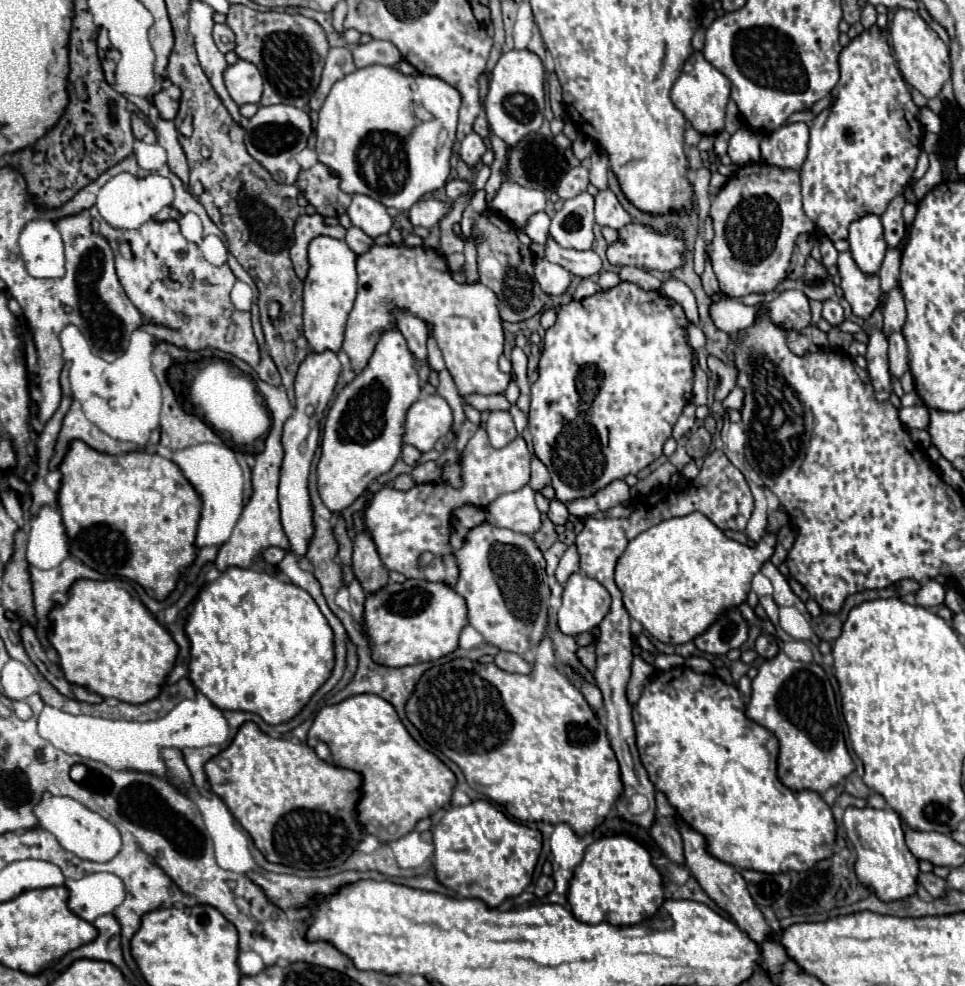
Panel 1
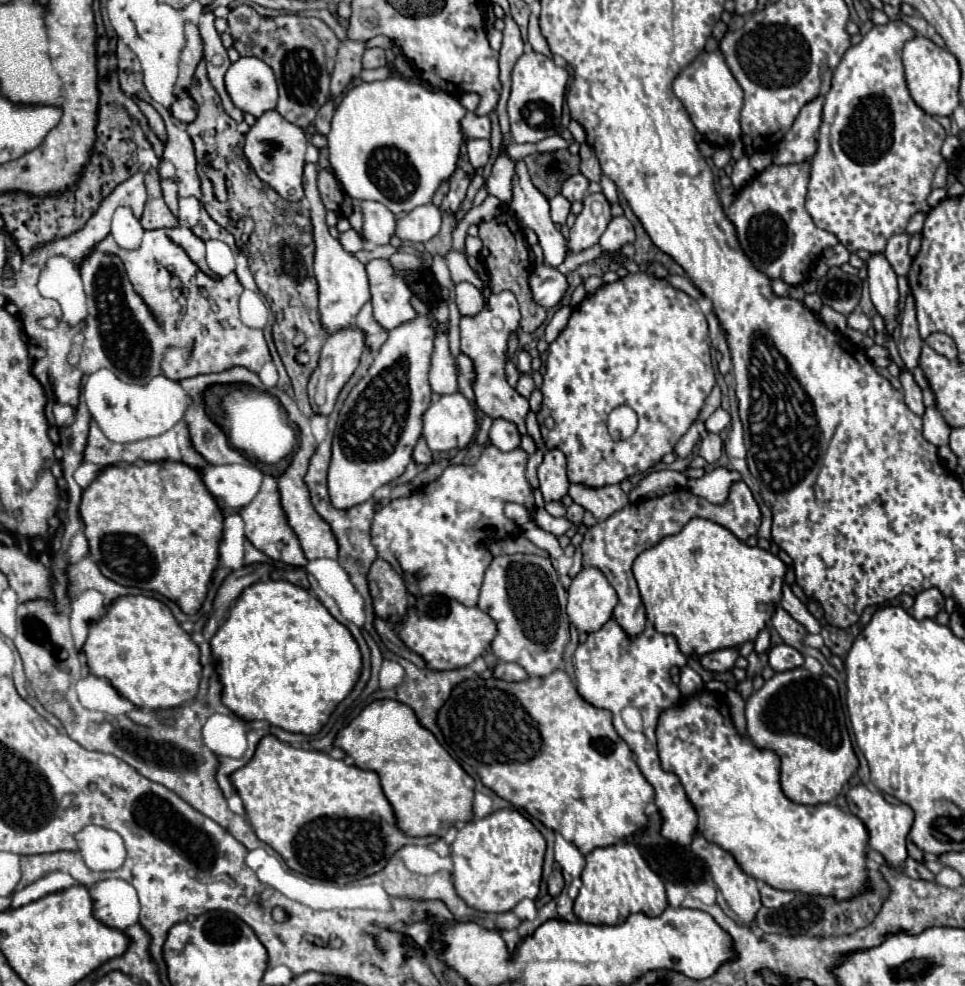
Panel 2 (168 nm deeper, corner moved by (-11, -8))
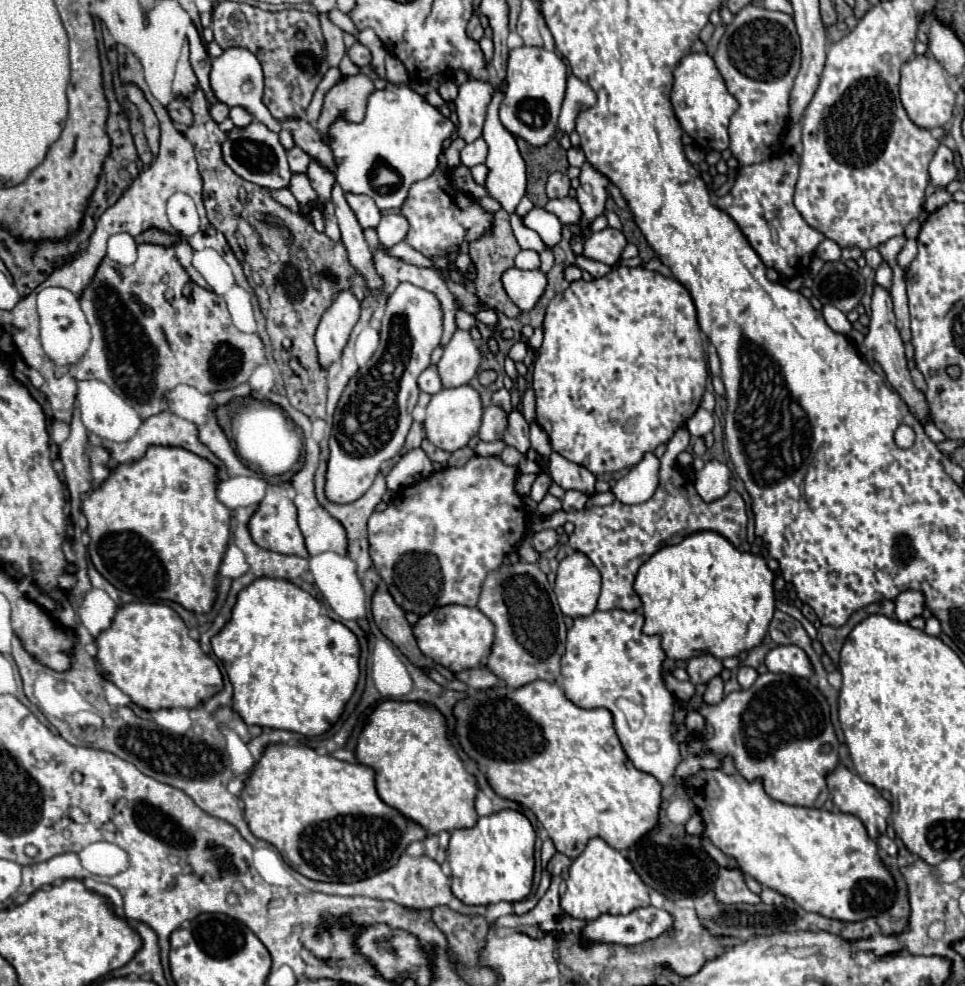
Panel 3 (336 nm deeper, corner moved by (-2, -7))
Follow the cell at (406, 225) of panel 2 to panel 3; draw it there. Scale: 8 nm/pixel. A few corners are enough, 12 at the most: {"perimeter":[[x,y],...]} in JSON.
{"perimeter":[[400,213],[384,215],[376,227],[382,247],[404,241],[408,223]]}

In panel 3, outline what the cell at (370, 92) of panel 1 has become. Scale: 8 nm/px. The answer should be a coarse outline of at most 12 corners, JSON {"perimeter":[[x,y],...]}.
{"perimeter":[[410,83],[328,129],[336,181],[400,209],[454,133]]}

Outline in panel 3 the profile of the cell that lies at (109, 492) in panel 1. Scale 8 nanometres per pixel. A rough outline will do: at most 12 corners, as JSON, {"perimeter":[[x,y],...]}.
{"perimeter":[[180,447],[84,501],[90,561],[208,613],[230,539],[216,467]]}

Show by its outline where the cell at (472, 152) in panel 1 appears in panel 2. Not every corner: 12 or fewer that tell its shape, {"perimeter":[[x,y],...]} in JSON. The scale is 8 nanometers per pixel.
{"perimeter":[[471,140],[467,152],[473,168],[491,158],[489,140]]}

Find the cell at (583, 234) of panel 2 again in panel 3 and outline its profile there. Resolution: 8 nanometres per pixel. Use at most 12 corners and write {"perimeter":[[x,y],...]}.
{"perimeter":[[582,165],[578,205],[582,209],[580,235],[570,245],[578,255],[592,233],[592,221],[604,213],[608,179]]}

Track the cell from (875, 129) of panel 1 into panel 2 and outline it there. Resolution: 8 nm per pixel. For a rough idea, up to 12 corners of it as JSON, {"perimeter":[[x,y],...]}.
{"perimeter":[[873,26],[825,94],[805,206],[849,252],[931,210],[947,134]]}

